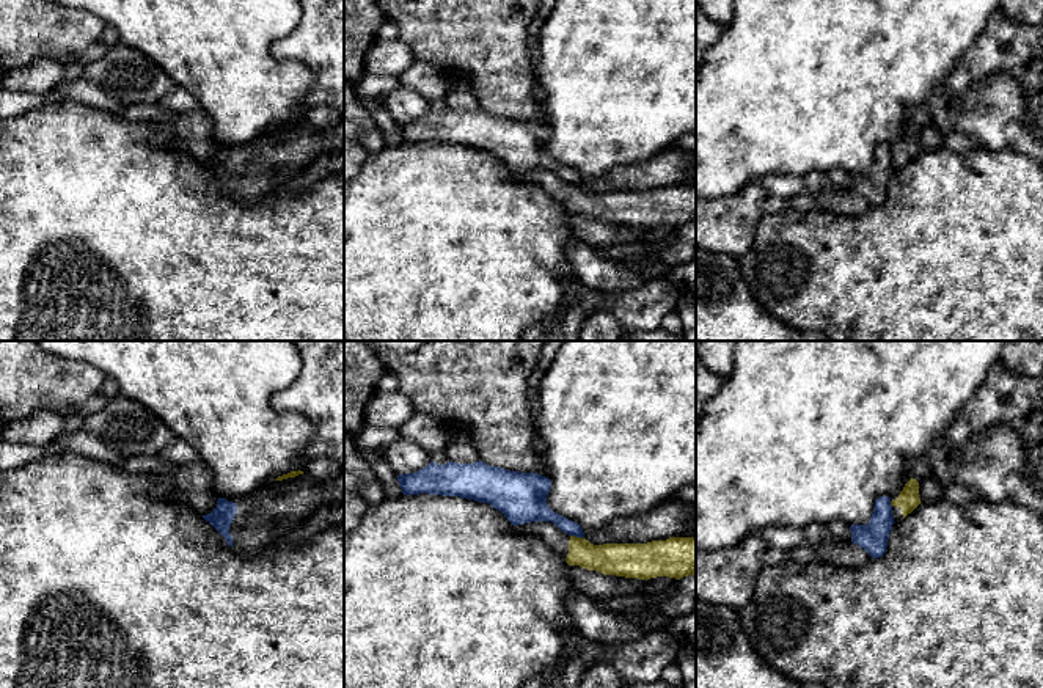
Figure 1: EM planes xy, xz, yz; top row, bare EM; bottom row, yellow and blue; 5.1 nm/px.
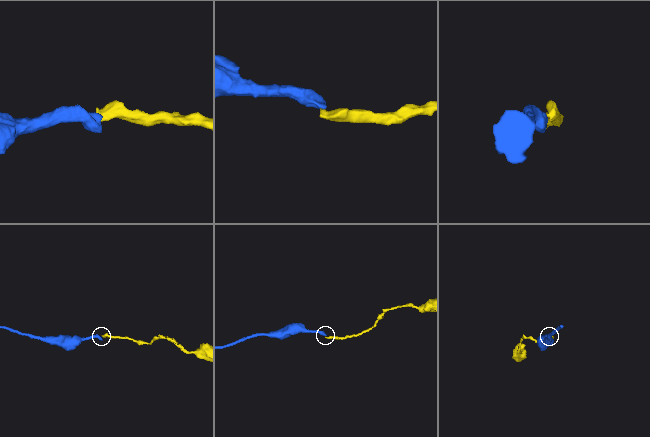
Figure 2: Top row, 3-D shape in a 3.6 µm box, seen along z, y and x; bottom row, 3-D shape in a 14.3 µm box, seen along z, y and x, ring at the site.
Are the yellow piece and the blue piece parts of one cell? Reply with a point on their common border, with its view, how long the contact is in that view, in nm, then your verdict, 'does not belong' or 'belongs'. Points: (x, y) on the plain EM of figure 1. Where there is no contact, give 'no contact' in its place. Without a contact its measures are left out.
meets yellow in xz at (577, 186); contact 70 nm long; does not belong

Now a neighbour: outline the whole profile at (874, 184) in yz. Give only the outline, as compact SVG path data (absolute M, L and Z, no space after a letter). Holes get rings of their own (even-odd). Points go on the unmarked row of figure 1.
M889 145L875 149L870 170L867 173L851 173L851 190L864 196L873 207L886 201L889 181L894 173Z

